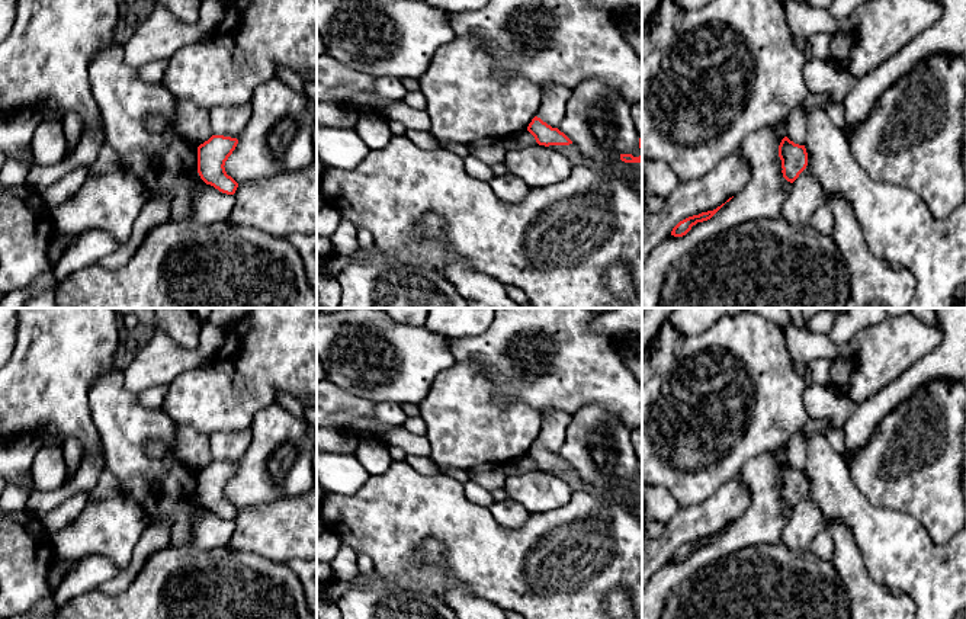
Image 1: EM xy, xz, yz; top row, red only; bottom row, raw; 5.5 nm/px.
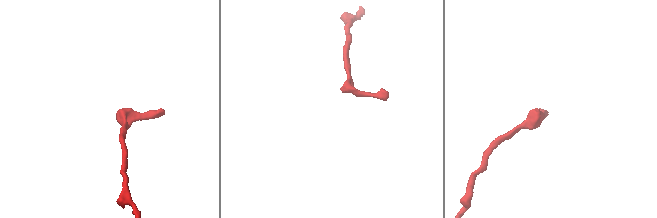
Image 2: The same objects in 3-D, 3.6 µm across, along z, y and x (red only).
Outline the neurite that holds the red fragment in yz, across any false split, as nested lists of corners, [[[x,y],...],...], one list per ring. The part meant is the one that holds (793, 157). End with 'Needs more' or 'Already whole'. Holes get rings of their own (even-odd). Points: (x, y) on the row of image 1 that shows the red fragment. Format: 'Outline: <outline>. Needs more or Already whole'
Outline: [[[784,137],[779,145],[783,177],[793,183],[808,166],[808,153],[805,145],[795,144]]]. Already whole

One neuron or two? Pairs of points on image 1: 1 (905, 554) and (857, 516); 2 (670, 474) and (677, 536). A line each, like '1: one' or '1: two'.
1: one
2: two

